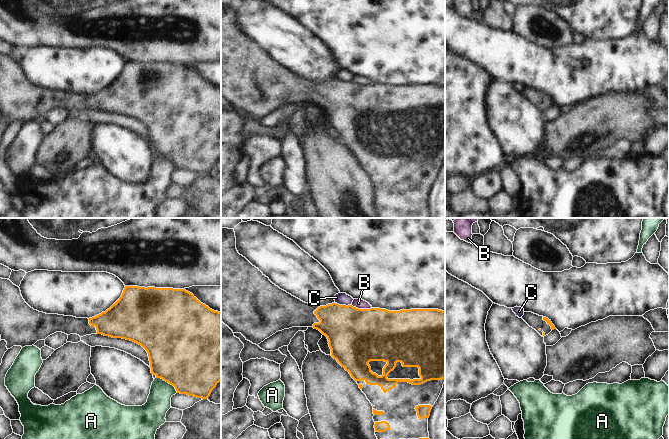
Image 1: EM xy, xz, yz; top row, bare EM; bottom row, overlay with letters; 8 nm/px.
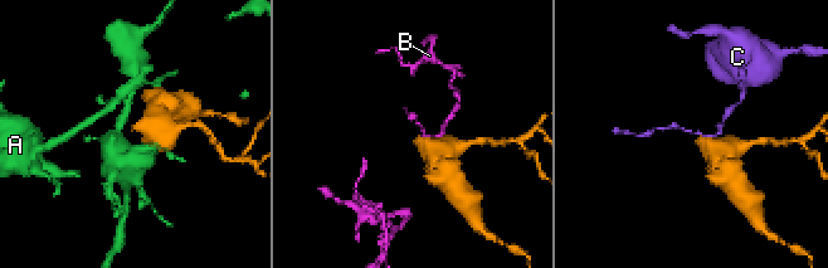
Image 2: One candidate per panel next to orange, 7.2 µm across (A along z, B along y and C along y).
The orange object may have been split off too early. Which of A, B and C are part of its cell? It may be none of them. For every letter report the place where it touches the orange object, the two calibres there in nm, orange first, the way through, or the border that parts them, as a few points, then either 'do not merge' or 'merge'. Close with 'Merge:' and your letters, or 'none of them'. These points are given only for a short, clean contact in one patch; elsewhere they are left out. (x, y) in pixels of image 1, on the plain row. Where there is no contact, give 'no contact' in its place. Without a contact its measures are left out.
A: contact xy (168, 158); calibres 500 and 190 nm; do not merge
B: contact xz (361, 85); calibres 440 and 80 nm; do not merge
C: contact xz (343, 81); calibres 420 and 100 nm; border xz (335, 78), (341, 81), (350, 81); do not merge
Merge: none of them

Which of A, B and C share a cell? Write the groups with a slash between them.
A / B / C

